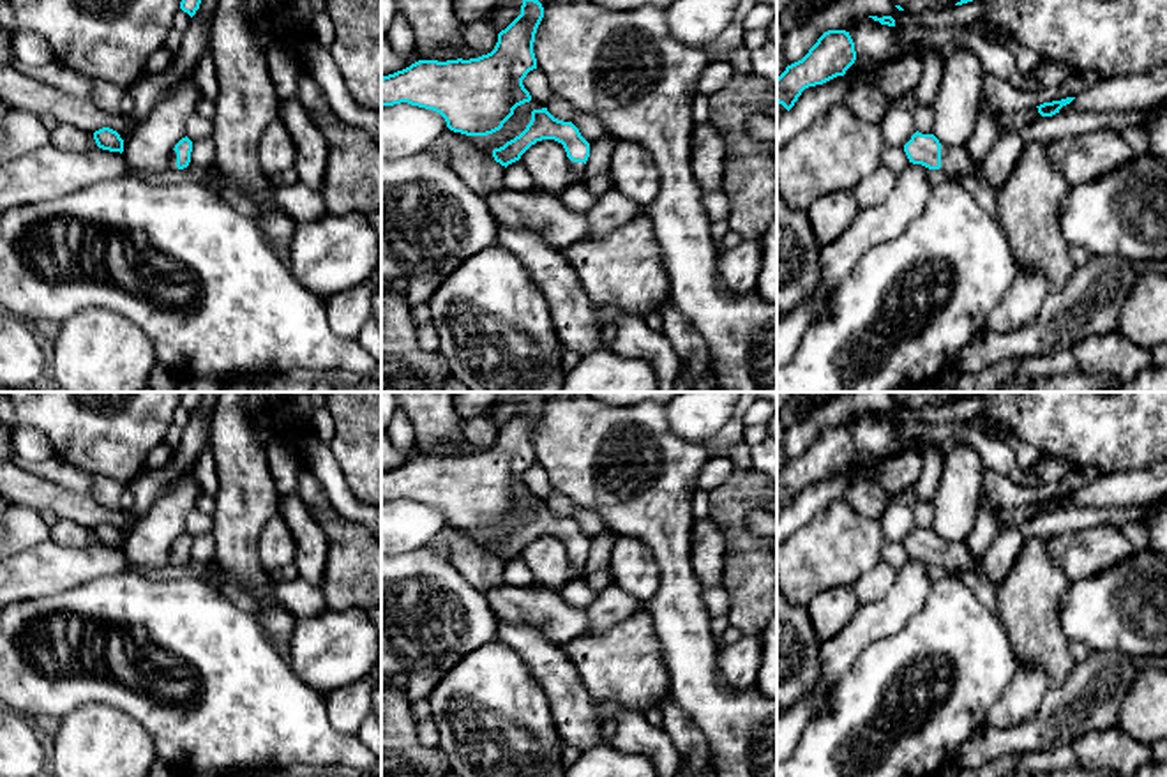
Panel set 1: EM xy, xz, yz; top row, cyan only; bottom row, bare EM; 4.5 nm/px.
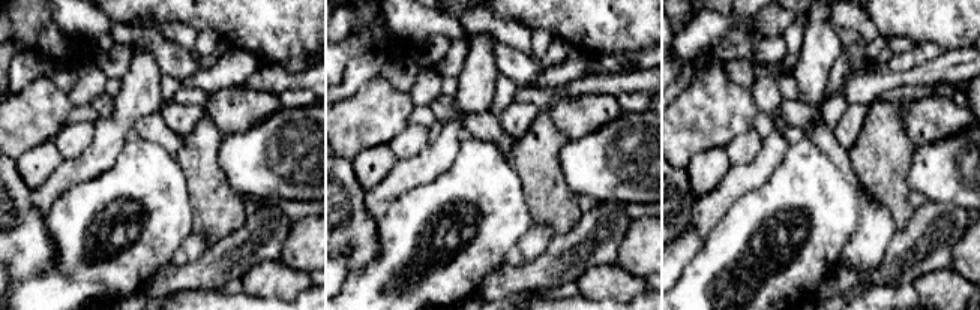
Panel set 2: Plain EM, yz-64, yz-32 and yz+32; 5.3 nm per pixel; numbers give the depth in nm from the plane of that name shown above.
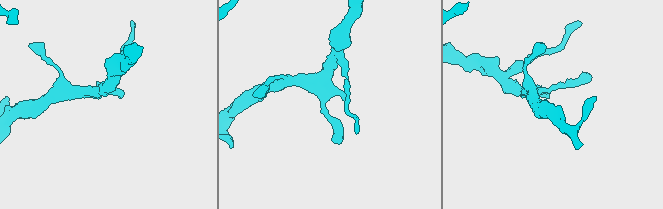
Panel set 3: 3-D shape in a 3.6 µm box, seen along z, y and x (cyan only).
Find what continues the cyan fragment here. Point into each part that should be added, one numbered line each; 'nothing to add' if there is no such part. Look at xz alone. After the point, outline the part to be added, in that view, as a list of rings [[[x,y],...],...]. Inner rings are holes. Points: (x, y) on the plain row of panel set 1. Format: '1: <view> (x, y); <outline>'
1: xz (578, 564); [[[570,556],[570,563],[572,563],[572,576],[576,577],[583,577],[584,576],[584,558],[574,558]]]

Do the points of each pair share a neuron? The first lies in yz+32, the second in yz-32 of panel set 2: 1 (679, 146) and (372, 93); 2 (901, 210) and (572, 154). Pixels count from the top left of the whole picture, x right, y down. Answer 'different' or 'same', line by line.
1: same
2: different

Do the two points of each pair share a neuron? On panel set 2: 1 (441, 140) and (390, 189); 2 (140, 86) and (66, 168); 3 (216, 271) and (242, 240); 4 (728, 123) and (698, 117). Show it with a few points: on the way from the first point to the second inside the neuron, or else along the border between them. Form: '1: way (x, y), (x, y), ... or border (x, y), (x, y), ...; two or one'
1: way (432, 153), (413, 172), (404, 177); one
2: way (126, 110), (108, 140), (90, 157); one
3: way (224, 264), (240, 247); one
4: way (721, 117), (706, 117); one

